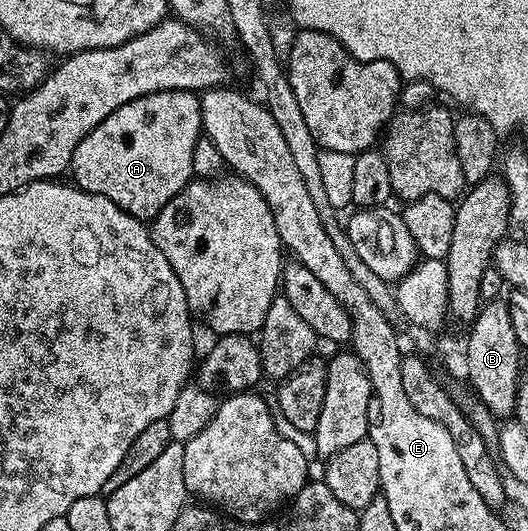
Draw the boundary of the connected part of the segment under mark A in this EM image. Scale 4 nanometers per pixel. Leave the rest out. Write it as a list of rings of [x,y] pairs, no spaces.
[[[161,90],[148,96],[140,96],[112,112],[108,117],[96,124],[80,144],[76,144],[76,152],[70,161],[69,173],[74,174],[73,185],[89,194],[104,196],[112,200],[124,212],[133,218],[153,220],[195,177],[193,172],[193,149],[198,138],[203,137],[202,113],[198,103],[199,95],[188,90]]]

